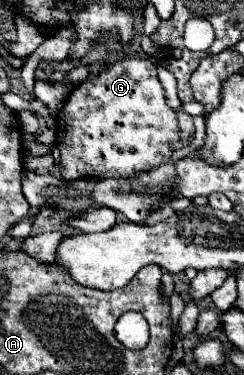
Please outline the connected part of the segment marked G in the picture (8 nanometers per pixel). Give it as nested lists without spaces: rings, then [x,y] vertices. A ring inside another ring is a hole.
[[[126,58],[118,60],[114,66],[104,68],[96,78],[84,80],[66,100],[60,110],[56,128],[56,146],[62,154],[62,178],[124,178],[136,176],[136,172],[148,172],[172,156],[170,142],[180,138],[178,118],[166,106],[162,84],[156,76],[156,64],[152,60]]]

